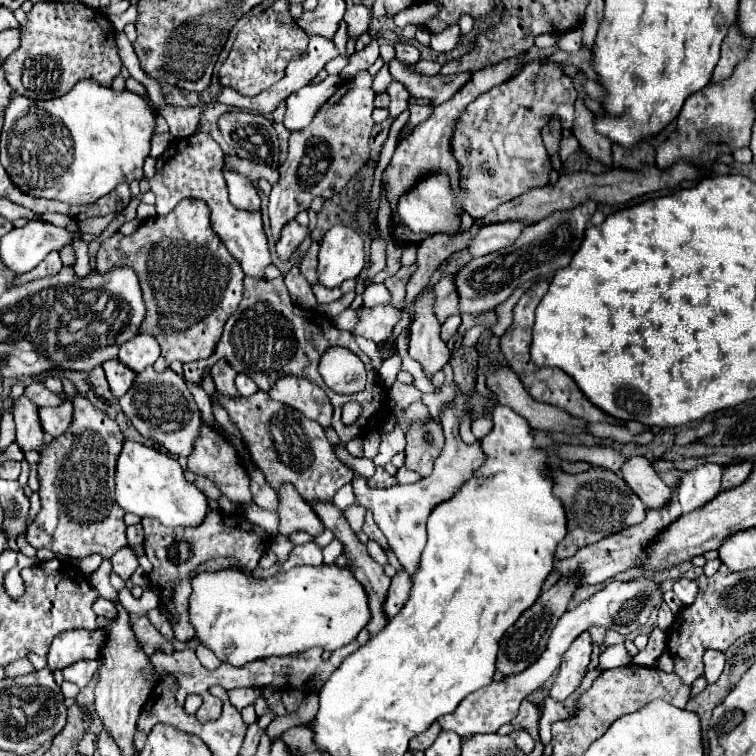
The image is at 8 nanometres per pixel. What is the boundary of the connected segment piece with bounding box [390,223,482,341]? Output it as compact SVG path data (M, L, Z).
M473 224L472 227L464 233L448 236L440 233L424 240L416 245L417 250L417 270L412 275L406 286L406 306L402 310L402 317L392 331L392 338L398 337L404 327L411 322L408 307L419 296L422 288L427 285L429 278L441 265L441 263L449 258L453 253L461 251L468 246L468 243L476 236L476 233L482 227Z

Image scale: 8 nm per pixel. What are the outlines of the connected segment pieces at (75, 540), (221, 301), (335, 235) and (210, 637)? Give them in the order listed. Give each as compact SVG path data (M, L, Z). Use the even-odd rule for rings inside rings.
M80 393L74 395L72 405L74 405L74 413L72 413L72 425L68 427L68 433L60 435L58 439L42 447L40 451L38 495L42 501L42 509L28 527L28 543L36 549L46 547L54 551L56 555L66 555L72 559L88 557L92 553L100 553L102 557L112 557L118 549L128 545L124 509L120 509L120 505L116 505L116 499L114 499L114 469L122 449L120 443L124 443L124 435L114 419L110 419L106 413L94 407Z
M184 199L176 205L172 213L162 215L162 217L156 215L140 223L134 235L126 237L122 233L114 233L112 237L108 237L98 249L96 271L108 273L108 269L124 267L124 265L132 267L134 273L138 275L142 299L146 305L146 317L140 325L140 331L154 335L162 347L162 353L158 361L154 363L154 369L164 371L176 359L182 363L190 363L190 361L200 361L200 359L210 357L220 341L224 323L228 321L228 317L236 311L236 305L240 303L242 287L244 287L242 285L244 271L240 269L240 263L232 257L232 253L228 253L220 237L216 237L216 233L212 231L208 205L204 205L204 201Z
M334 225L321 241L317 267L318 282L326 287L338 287L346 279L356 279L362 269L364 269L362 237L346 225Z
M300 565L290 571L278 571L272 577L256 579L236 569L216 573L196 573L192 577L192 593L188 601L188 621L196 631L196 639L208 647L220 661L234 667L244 667L256 659L282 657L306 651L310 647L322 647L336 651L338 647L356 639L362 627L370 621L368 597L364 587L352 577L352 571L338 569L336 565Z

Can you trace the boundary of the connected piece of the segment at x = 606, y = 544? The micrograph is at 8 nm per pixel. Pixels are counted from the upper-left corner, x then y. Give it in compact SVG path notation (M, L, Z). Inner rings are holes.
M674 493L672 501L660 509L660 511L648 511L646 519L638 525L632 525L628 529L622 529L616 535L604 537L602 541L594 543L594 545L586 545L584 549L578 549L578 553L574 557L562 559L562 561L554 561L554 571L560 573L560 577L576 577L578 583L582 585L596 585L596 583L604 583L606 579L614 577L620 571L626 571L634 565L638 565L644 559L644 547L664 529L668 527L672 521L676 521L680 517L678 513L678 495Z

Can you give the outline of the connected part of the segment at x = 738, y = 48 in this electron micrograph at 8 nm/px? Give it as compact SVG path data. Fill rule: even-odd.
M736 25L728 29L728 33L726 33L726 37L724 37L724 41L722 41L720 59L718 59L718 65L716 65L716 69L714 69L712 83L722 81L722 79L726 79L726 77L732 75L734 65L740 63L740 61L746 57L748 49L750 49L750 43L752 43L752 39L742 37L742 35L738 33L738 27L736 27Z

